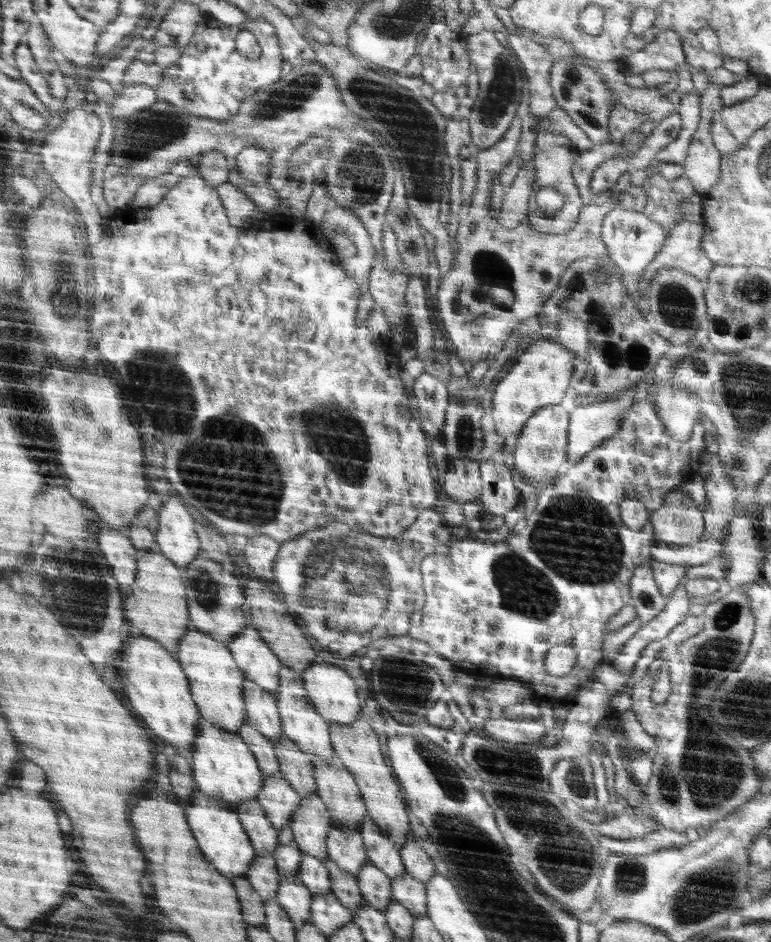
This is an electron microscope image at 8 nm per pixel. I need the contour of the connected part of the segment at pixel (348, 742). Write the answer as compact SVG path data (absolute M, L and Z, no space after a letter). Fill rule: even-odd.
M359 714L354 722L331 723L331 743L335 749L335 755L343 762L343 765L351 771L355 782L362 792L363 801L367 805L367 816L370 817L379 827L384 836L406 836L410 824L406 814L406 802L404 792L400 792L398 782L394 780L390 766L386 764L376 734L372 732L370 724L362 720Z

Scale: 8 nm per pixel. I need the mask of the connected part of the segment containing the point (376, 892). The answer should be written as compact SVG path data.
M370 861L364 864L355 877L364 901L381 913L394 901L391 880Z

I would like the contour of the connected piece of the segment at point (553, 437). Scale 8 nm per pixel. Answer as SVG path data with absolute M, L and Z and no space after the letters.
M559 404L539 409L524 426L523 433L512 443L514 468L530 486L551 486L572 464L567 459L570 413Z

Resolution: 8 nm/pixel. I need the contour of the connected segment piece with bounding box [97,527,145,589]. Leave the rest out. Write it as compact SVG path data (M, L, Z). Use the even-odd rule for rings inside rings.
M107 527L97 534L101 550L106 555L113 567L113 572L121 584L126 584L126 589L136 582L140 557L145 555L128 537L128 533Z

